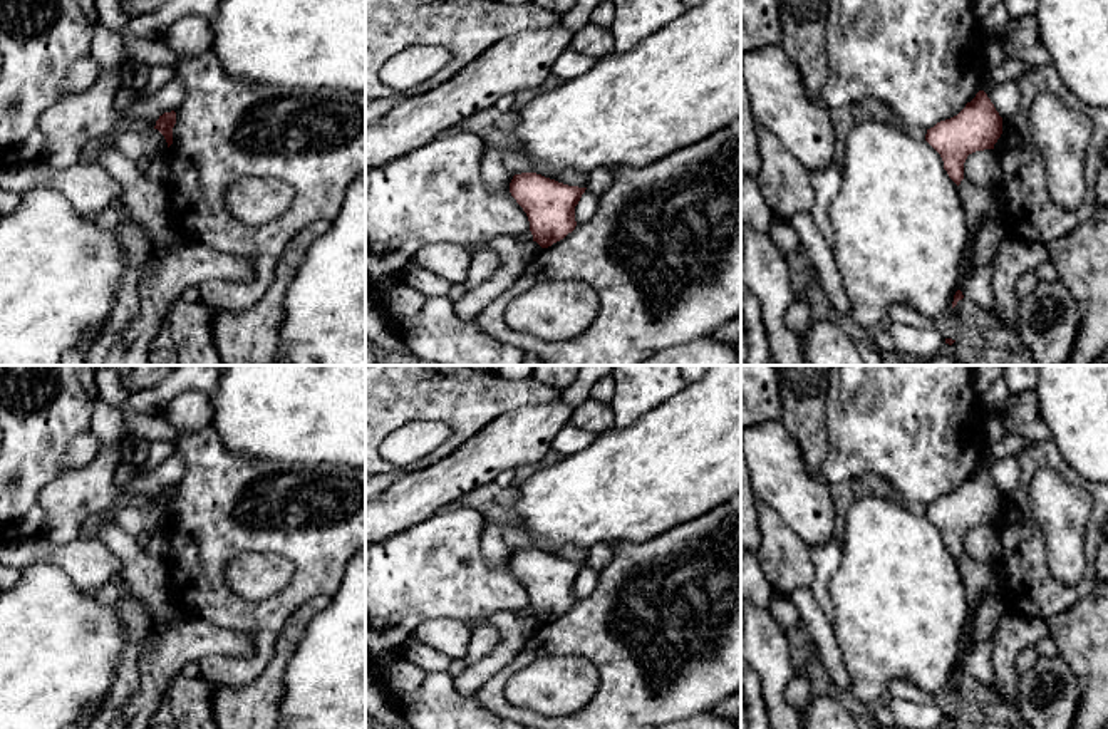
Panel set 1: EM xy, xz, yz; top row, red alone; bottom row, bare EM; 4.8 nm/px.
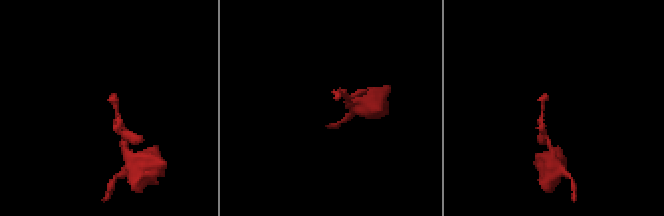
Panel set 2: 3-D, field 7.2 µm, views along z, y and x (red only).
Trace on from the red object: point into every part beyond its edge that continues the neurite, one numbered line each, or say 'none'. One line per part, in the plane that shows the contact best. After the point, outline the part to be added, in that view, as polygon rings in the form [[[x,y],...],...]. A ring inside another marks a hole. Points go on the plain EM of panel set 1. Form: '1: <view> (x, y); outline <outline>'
none

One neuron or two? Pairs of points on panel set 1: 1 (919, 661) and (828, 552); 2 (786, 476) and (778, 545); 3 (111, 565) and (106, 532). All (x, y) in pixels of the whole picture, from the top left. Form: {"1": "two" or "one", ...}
{"1": "two", "2": "two", "3": "two"}

